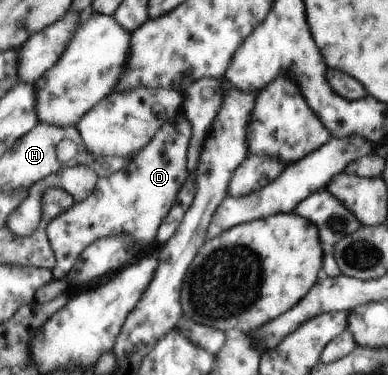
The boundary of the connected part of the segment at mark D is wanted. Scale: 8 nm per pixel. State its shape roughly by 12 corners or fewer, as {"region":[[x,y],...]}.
{"region":[[171,120],[48,227],[64,279],[91,243],[143,253],[189,174],[193,129]]}

